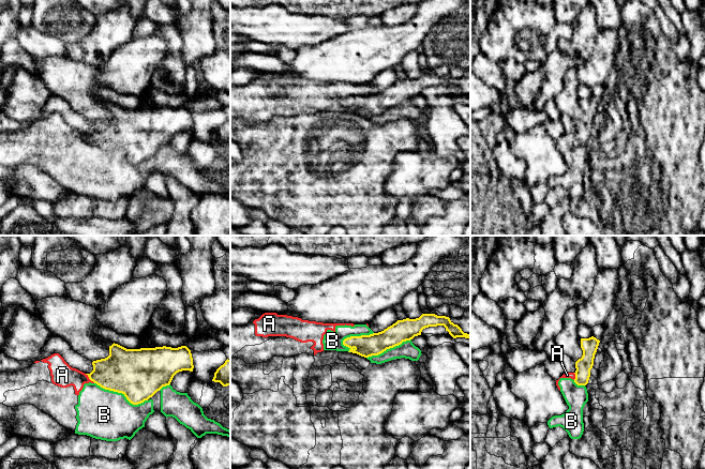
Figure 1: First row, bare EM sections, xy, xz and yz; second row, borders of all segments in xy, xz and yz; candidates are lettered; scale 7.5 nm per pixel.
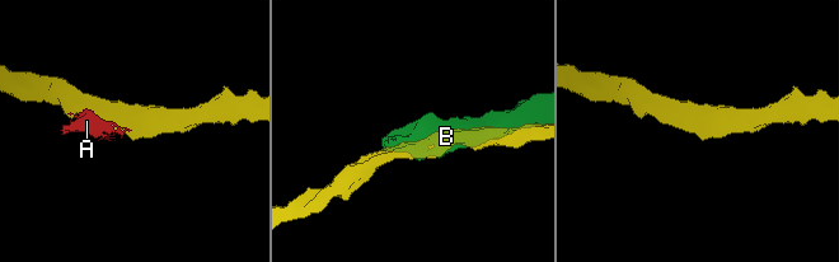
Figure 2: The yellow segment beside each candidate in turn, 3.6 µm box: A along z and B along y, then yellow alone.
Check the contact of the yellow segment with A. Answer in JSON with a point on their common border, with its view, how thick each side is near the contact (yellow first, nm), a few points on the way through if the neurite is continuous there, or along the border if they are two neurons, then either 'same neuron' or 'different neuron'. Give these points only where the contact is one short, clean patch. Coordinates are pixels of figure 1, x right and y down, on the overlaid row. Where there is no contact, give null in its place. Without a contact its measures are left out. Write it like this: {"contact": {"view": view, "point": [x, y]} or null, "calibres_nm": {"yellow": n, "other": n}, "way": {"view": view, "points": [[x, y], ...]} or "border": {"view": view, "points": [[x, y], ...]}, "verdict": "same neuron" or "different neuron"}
{"contact": {"view": "xy", "point": [90, 379]}, "calibres_nm": {"yellow": 320, "other": 180}, "border": {"view": "xy", "points": [[85, 374], [94, 382]]}, "verdict": "different neuron"}

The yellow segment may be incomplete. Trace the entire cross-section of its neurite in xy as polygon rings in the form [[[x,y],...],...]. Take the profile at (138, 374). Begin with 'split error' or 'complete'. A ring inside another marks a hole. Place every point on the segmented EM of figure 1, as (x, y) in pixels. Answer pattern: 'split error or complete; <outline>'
complete; [[[115,343],[109,346],[109,355],[93,361],[92,365],[93,370],[86,374],[91,381],[105,390],[122,393],[133,405],[148,400],[163,387],[169,385],[177,373],[193,372],[194,368],[192,353],[186,346],[126,349]]]

